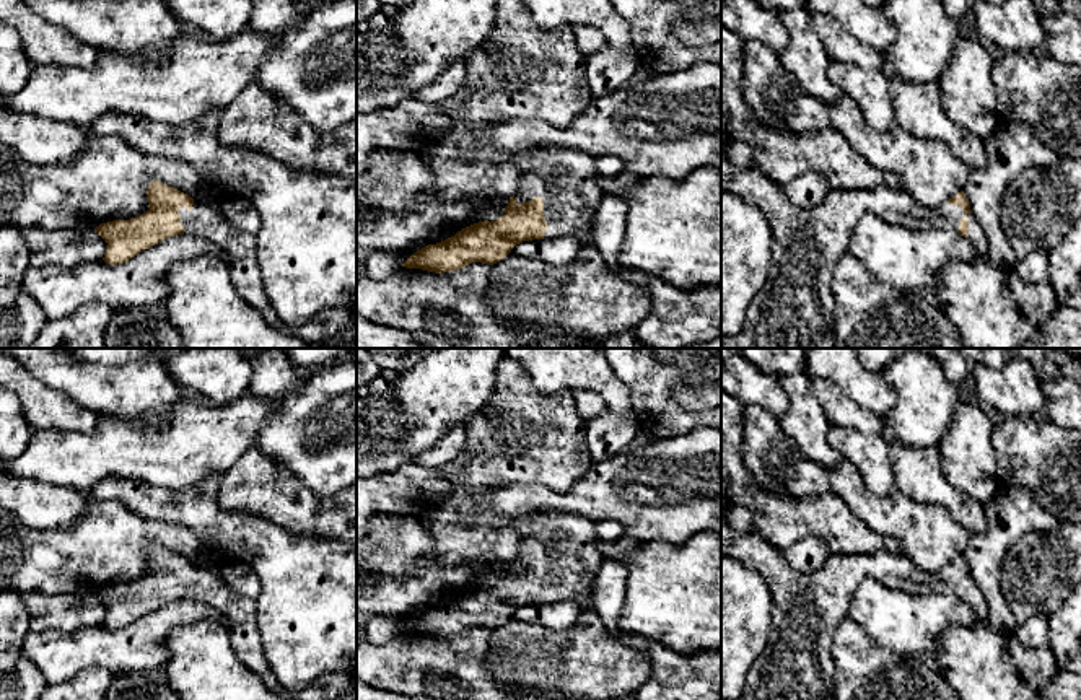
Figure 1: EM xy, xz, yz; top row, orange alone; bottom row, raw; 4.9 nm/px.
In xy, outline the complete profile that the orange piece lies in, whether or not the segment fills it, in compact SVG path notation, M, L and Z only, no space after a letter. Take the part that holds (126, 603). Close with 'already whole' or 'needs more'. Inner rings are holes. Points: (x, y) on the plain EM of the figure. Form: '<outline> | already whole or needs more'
M158 544L148 550L147 563L150 573L140 581L107 586L94 593L107 607L103 622L106 628L124 628L166 602L187 597L218 610L225 617L236 656L272 693L293 697L295 700L335 700L353 685L350 676L329 672L301 690L287 690L265 659L254 599L233 591L220 571L195 567L187 558Z | needs more

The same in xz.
M540 511L529 518L516 518L511 526L519 532L521 545L516 558L510 562L503 581L474 588L441 607L422 612L402 632L444 638L464 633L472 627L493 630L523 606L560 601L576 601L583 610L594 610L593 583L604 562L596 547L599 539L594 524L573 513Z | needs more

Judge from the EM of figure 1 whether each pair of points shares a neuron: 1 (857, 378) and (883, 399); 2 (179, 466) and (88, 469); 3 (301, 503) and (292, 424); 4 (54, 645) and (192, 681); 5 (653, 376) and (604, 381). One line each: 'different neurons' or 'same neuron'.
1: same neuron
2: same neuron
3: different neurons
4: different neurons
5: different neurons

